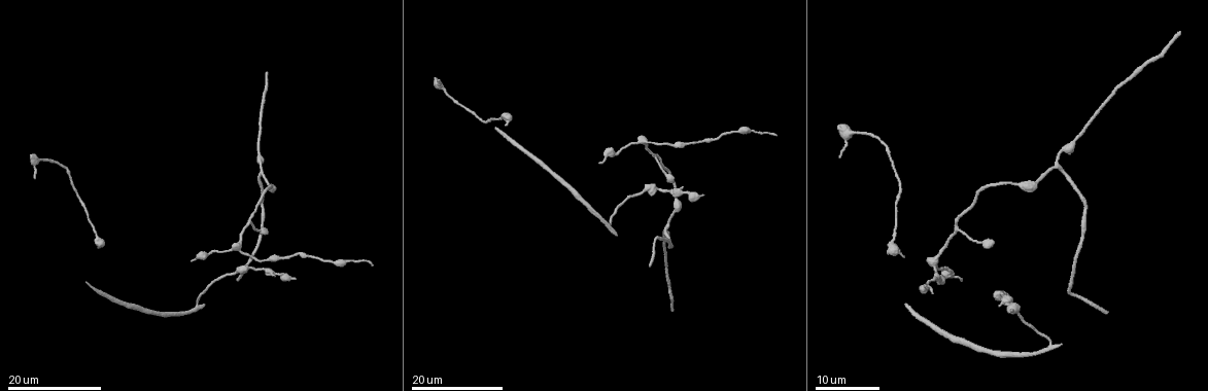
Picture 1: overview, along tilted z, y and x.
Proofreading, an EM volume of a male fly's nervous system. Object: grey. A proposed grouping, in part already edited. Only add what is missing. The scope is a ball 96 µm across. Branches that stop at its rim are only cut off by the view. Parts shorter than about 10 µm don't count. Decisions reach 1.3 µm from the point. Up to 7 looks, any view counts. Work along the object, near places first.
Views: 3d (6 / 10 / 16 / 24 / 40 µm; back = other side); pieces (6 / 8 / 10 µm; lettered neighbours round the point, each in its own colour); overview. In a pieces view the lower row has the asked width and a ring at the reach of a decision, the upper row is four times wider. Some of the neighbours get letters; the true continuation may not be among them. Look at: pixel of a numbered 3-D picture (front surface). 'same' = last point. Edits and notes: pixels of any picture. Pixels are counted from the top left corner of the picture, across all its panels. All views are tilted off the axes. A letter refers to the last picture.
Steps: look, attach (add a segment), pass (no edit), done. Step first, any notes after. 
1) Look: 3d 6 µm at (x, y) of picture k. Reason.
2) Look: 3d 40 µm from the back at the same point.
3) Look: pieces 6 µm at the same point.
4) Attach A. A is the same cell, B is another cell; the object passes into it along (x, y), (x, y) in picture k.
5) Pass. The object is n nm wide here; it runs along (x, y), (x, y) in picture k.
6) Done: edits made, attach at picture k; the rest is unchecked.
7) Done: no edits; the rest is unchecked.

Look: 3d 16 µm at (190, 259) of picture 1.

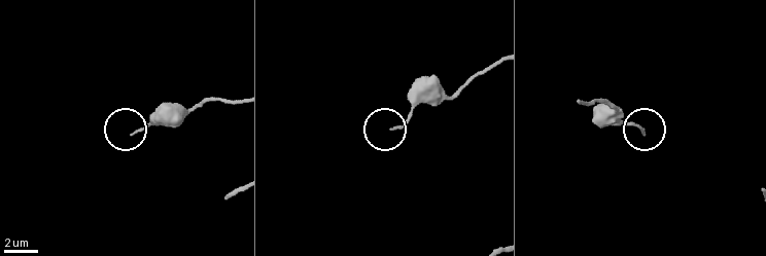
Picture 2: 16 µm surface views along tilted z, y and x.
Look: pieces 10 µm at (393, 130) of picture 2.

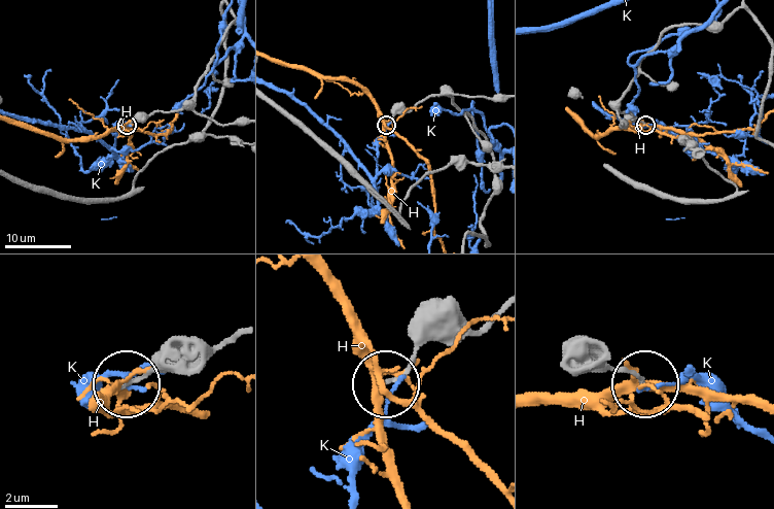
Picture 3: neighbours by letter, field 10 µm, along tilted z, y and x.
Pass. The object is 110 nm wide here; H and K are other cells; it runs along (234, 340), (127, 382) in picture 3; no lettered segment goes on from it.

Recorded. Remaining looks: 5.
Look: 3d 24 µm at (1001, 306) of picture 1. Thin end.

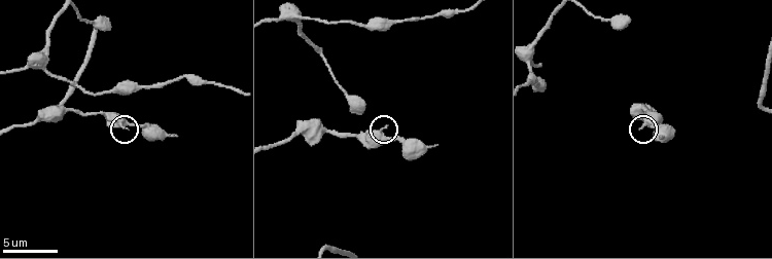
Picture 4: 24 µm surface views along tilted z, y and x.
Look: pieces 8 µm at (125, 128) of picture 4. What lies round it.

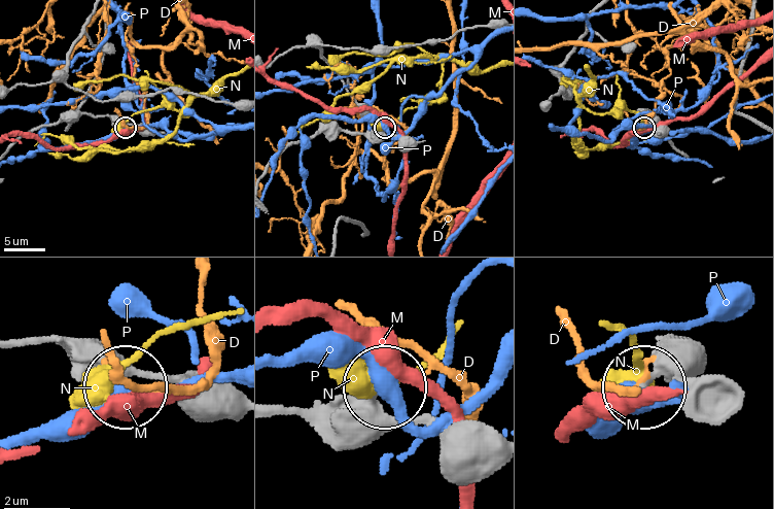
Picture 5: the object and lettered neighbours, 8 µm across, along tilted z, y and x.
Pass. D, M, N and P are other cells; it runs along (272, 411), (346, 411), (378, 389) in picture 5; no lettered segment goes on from it.

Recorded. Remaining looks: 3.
Look: 3d 6 µm at (437, 145) of picture 4. An open end.

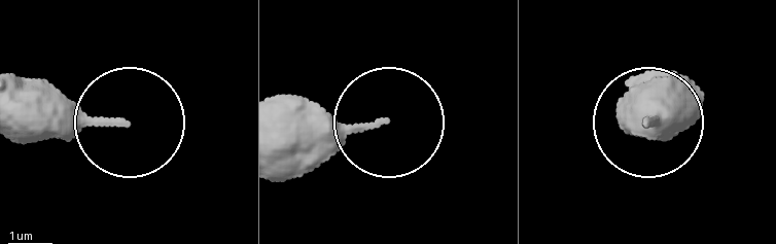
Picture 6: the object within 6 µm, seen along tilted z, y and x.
Look: pieces 8 µm at (122, 122) of picture 6.

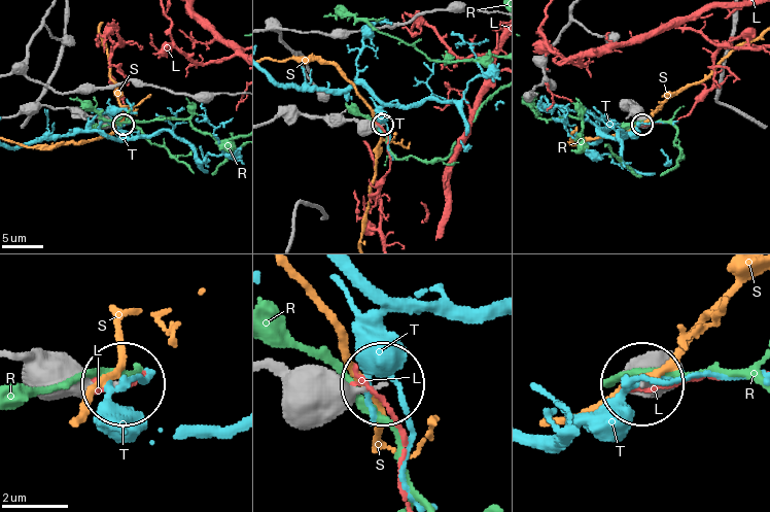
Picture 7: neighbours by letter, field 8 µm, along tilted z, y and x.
Pass. L, R, S and T are other cells; it runs along (273, 370), (356, 389), (379, 384) in picture 7; no lettered segment goes on from it.

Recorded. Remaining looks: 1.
Done: no edits; the rest is unchecked.

